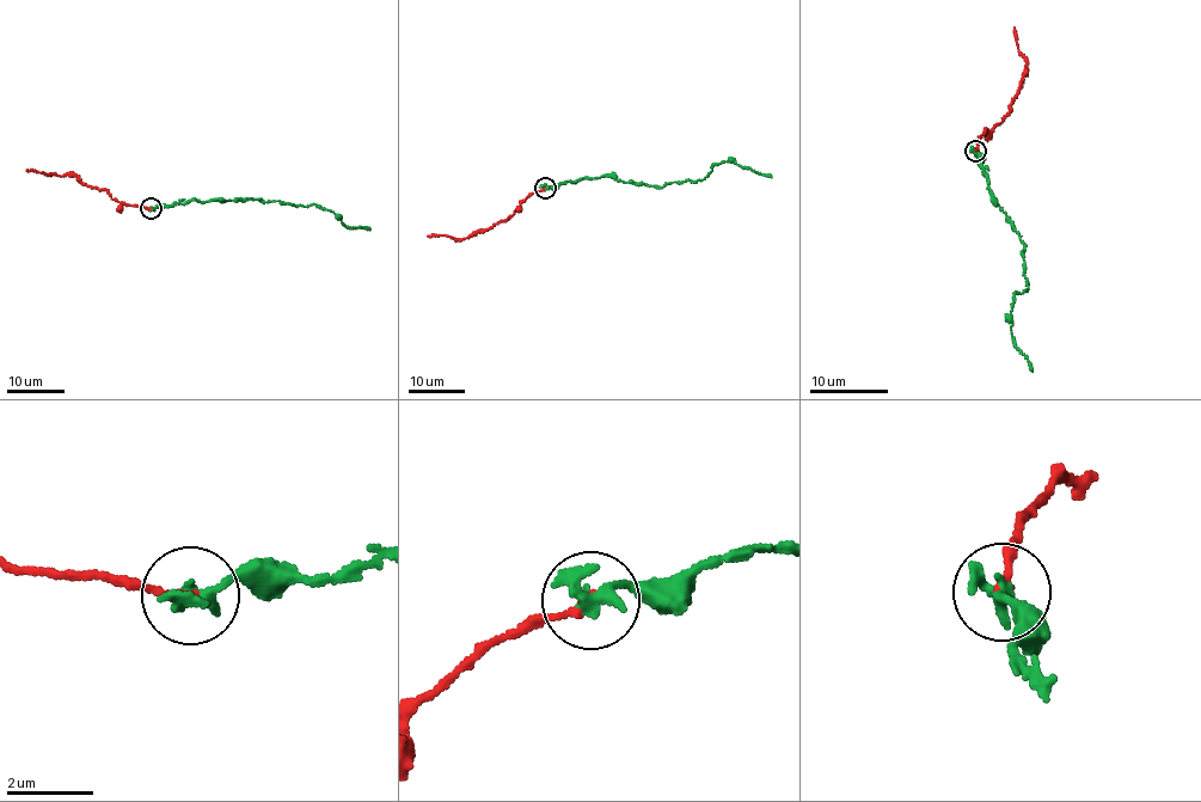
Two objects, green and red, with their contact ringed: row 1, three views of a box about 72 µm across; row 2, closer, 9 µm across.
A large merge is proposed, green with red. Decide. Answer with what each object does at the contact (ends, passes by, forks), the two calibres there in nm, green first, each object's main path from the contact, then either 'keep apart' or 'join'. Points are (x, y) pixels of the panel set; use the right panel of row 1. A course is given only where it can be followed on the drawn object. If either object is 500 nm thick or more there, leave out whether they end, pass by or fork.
green ends; red ends; calibres 440 and 160 nm; course green (975, 152), (990, 189), (1024, 249), (1028, 291), (1016, 293), (1012, 340), (1033, 372); course red (975, 151), (979, 136), (1000, 123), (1010, 111), (1027, 69), (1015, 28); join

